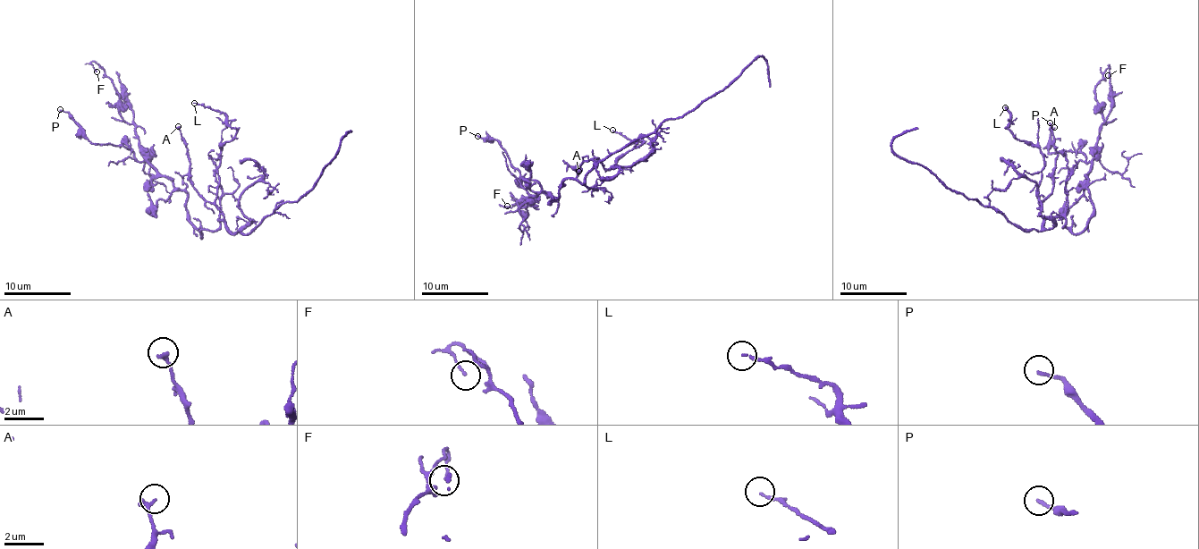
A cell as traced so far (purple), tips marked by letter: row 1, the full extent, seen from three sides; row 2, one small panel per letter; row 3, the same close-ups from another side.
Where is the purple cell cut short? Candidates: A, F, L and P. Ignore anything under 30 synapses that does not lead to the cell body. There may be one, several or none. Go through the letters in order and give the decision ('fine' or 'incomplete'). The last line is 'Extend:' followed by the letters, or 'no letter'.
A: fine
F: fine
L: fine
P: fine
Extend: no letter

